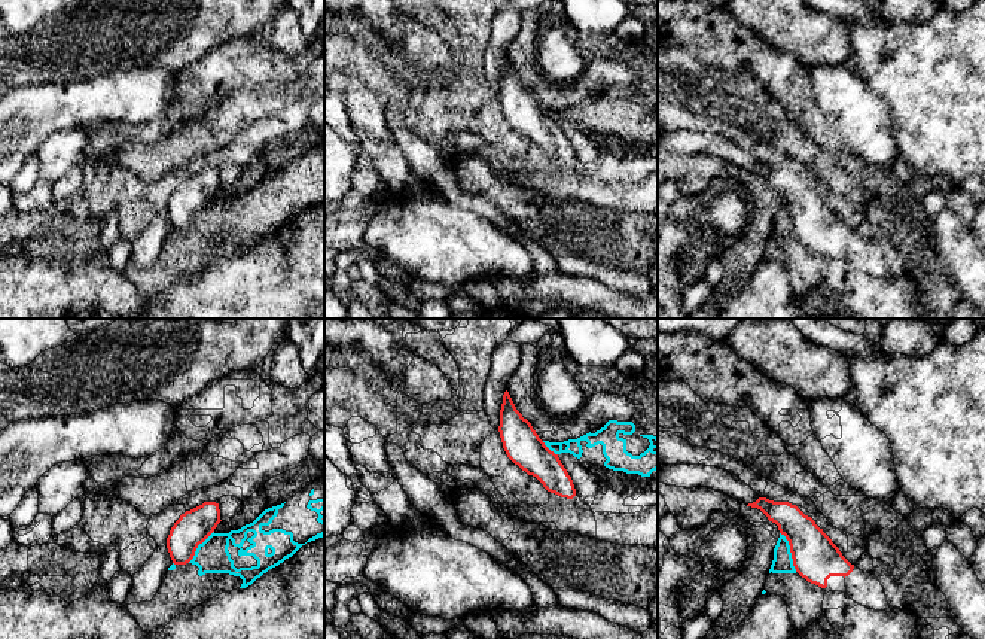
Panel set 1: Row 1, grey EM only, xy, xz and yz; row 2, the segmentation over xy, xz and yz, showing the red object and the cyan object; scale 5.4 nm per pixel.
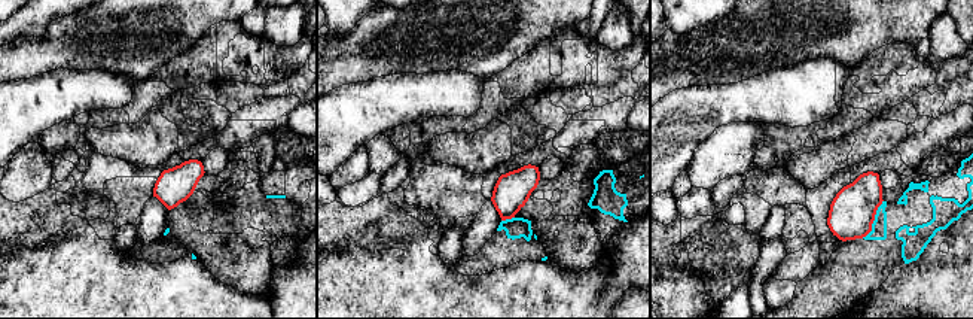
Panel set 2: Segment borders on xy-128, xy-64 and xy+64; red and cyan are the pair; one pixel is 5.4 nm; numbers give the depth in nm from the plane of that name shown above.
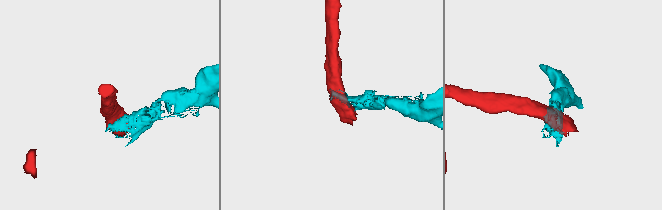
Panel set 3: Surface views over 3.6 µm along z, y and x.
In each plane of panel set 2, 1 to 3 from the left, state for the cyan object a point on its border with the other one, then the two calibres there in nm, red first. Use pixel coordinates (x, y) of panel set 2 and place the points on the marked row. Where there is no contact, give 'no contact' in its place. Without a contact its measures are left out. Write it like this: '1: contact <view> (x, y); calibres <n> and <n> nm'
1: no contact
2: contact xy-64 (508, 218); calibres 190 and 110 nm
3: contact xy+64 (874, 219); calibres 240 and 80 nm

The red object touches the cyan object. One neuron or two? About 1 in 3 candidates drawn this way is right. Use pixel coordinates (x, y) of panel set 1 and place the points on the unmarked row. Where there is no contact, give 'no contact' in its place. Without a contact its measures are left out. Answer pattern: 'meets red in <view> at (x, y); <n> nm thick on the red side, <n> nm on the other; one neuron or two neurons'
meets red in yz at (790, 218); 240 nm thick on the red side, 110 nm on the other; two neurons

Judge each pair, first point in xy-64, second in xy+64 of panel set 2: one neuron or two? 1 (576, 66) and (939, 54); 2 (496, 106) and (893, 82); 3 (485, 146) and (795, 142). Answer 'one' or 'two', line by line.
1: two
2: one
3: two

